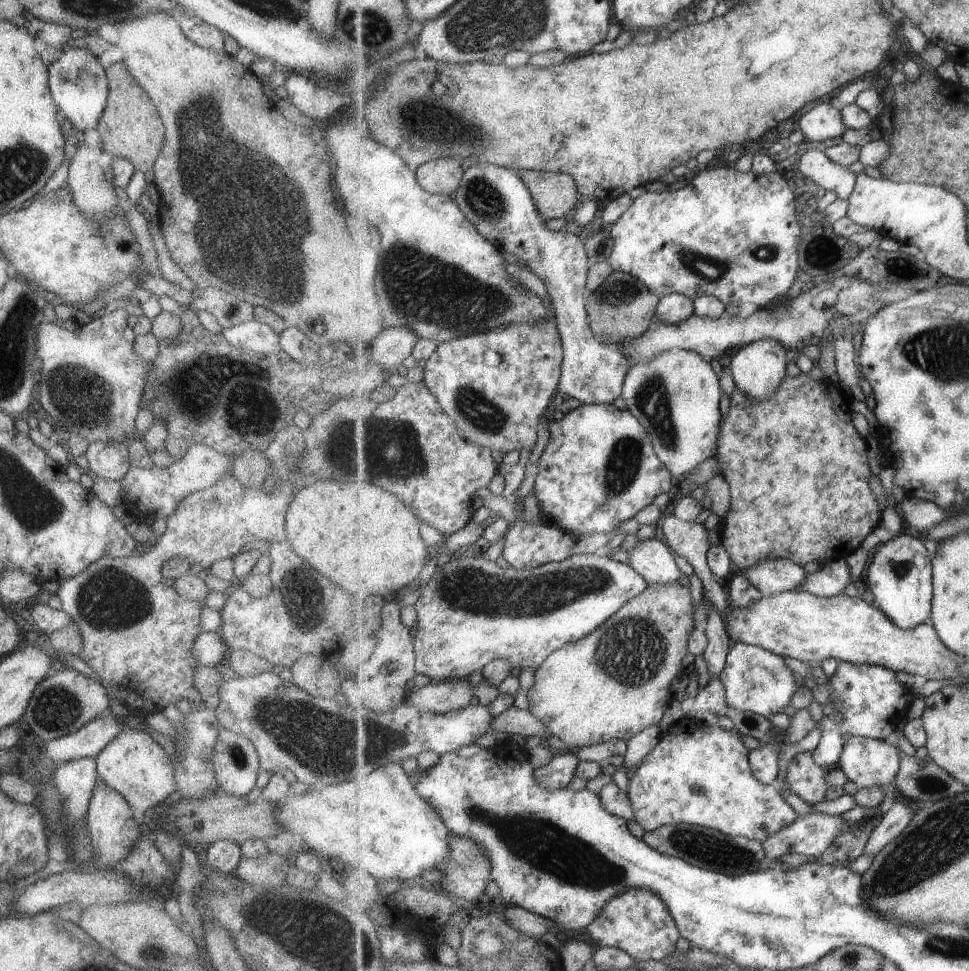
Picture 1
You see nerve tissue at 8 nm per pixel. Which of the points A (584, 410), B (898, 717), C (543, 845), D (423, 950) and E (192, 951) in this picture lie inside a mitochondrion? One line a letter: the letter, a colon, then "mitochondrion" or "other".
A: other
B: other
C: mitochondrion
D: other
E: other

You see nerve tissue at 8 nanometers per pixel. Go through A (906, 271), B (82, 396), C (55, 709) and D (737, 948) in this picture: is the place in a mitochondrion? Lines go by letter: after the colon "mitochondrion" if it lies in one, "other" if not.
A: other
B: mitochondrion
C: mitochondrion
D: other

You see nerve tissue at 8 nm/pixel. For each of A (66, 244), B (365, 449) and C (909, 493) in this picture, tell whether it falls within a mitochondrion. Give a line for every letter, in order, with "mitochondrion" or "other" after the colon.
A: other
B: mitochondrion
C: other

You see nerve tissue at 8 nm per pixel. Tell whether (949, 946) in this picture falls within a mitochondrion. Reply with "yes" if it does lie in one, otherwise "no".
yes

